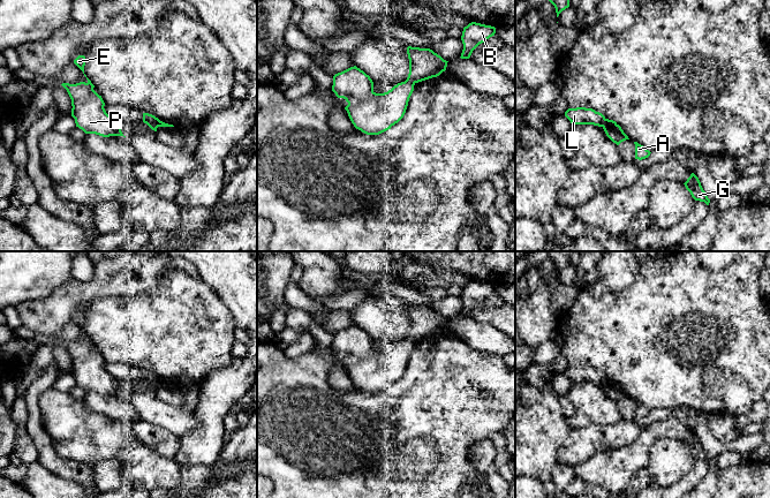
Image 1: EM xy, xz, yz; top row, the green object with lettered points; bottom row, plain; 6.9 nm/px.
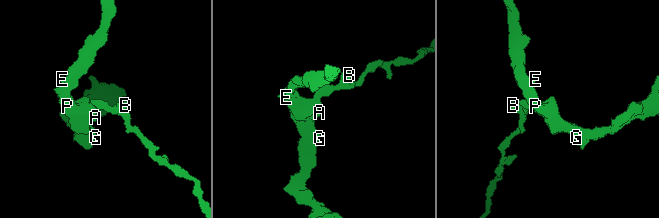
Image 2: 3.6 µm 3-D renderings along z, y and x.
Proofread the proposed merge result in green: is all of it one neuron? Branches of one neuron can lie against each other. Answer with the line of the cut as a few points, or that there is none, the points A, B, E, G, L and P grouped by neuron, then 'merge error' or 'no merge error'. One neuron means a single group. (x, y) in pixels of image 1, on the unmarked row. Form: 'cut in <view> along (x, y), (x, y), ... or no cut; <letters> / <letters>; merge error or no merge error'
cut in xy along (143, 376), (150, 376), (157, 385); A E G P / B L; merge error

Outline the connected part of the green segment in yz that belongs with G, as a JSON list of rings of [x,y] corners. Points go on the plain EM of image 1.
[[[694,431],[690,432],[684,443],[695,459],[704,460],[709,463],[710,458],[703,448],[699,436]]]

